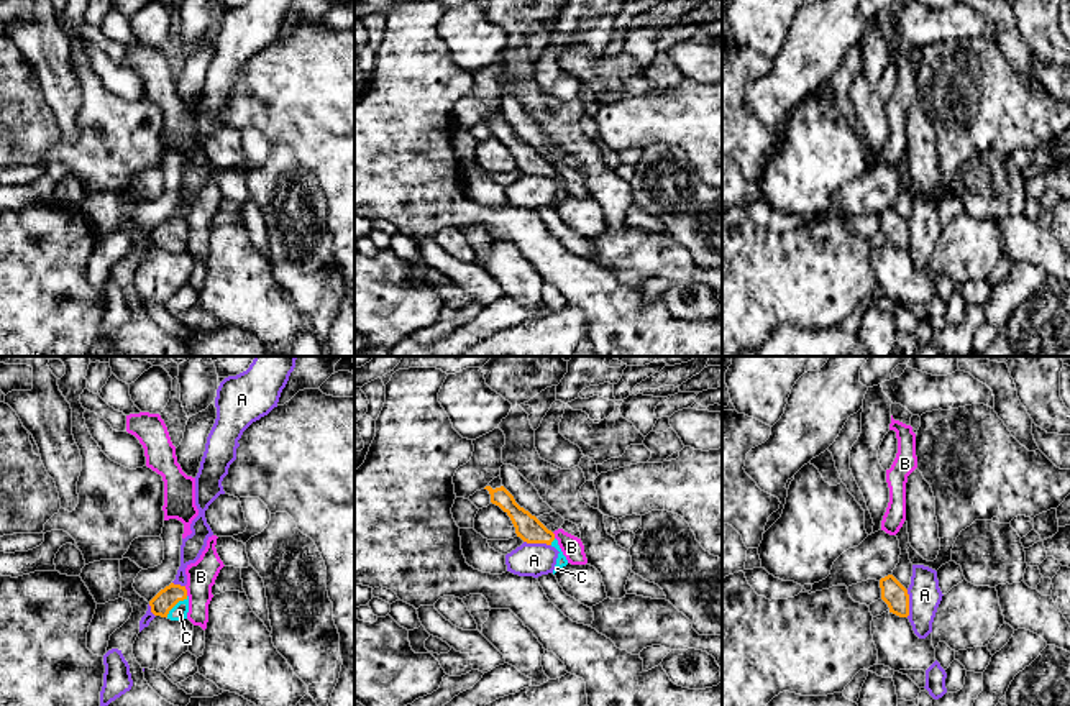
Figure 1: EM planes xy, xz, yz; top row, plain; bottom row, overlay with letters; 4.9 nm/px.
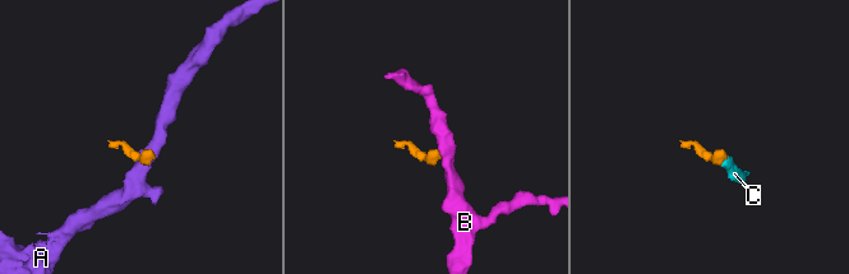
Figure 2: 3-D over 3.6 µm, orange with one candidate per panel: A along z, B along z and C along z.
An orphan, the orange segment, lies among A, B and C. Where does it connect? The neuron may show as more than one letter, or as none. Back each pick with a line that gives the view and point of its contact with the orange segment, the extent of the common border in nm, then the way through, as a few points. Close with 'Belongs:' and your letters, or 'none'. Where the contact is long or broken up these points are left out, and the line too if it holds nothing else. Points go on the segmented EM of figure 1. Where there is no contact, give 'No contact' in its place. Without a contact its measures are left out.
C: Touches orange at xy (176, 603). Shared border 150 nm. Path across: xy (169, 596), (176, 603), (179, 611)
Belongs: C

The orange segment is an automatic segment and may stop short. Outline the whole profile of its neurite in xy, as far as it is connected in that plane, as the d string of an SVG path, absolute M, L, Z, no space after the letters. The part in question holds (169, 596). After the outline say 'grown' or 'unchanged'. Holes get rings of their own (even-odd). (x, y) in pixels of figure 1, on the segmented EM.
M171 583L149 601L149 606L154 616L167 617L171 621L187 619L187 589L185 586Z | grown

